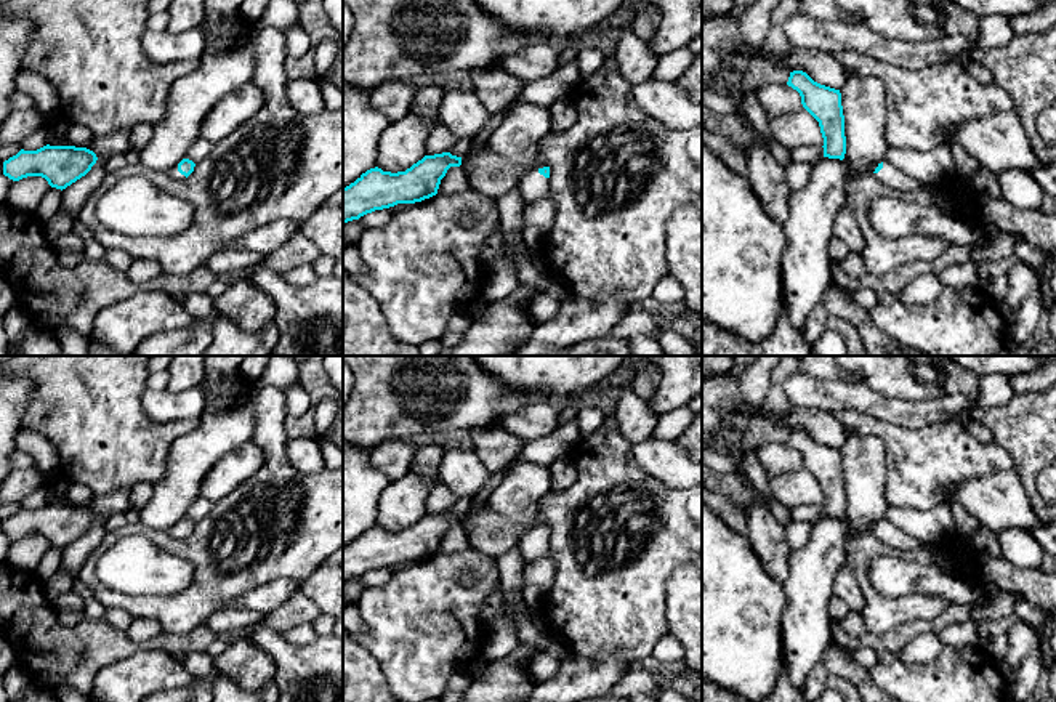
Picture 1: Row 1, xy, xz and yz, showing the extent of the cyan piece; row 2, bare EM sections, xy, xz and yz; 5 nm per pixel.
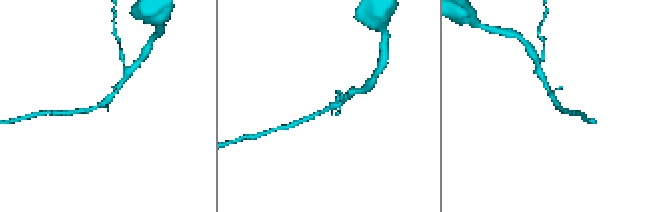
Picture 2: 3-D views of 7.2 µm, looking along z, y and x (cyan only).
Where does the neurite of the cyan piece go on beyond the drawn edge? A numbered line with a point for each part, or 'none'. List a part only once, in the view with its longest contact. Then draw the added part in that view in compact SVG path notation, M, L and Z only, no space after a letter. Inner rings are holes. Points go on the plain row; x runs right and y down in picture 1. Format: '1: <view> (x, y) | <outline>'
1: yz (890, 534) | M886 519L883 521L883 527L878 532L875 532L875 535L886 545L902 551L912 551L921 547L928 547L934 553L936 564L941 564L942 561L945 561L945 555L941 550L941 547L918 540L905 534L902 529L896 527Z

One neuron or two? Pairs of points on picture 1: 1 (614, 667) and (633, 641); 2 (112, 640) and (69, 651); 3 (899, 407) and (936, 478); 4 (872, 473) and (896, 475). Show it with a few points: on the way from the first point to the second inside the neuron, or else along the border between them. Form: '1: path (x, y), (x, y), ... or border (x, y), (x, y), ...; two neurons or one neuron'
1: border (584, 657), (598, 664), (622, 659), (627, 669); two neurons
2: path (101, 645), (90, 645), (80, 651); one neuron
3: border (875, 417), (909, 428), (947, 422); two neurons
4: border (875, 438), (885, 452), (888, 505); two neurons

